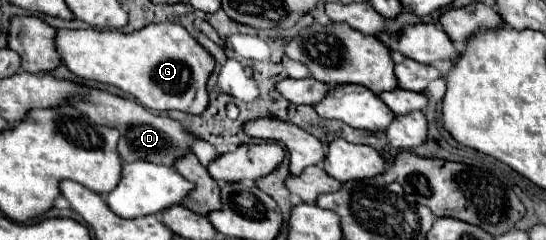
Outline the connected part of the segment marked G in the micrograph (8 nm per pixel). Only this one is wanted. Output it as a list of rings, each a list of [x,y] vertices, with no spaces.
[[[155,23],[135,33],[99,29],[57,31],[57,51],[79,79],[115,85],[147,109],[179,109],[199,115],[209,105],[207,81],[215,59],[179,23]]]

